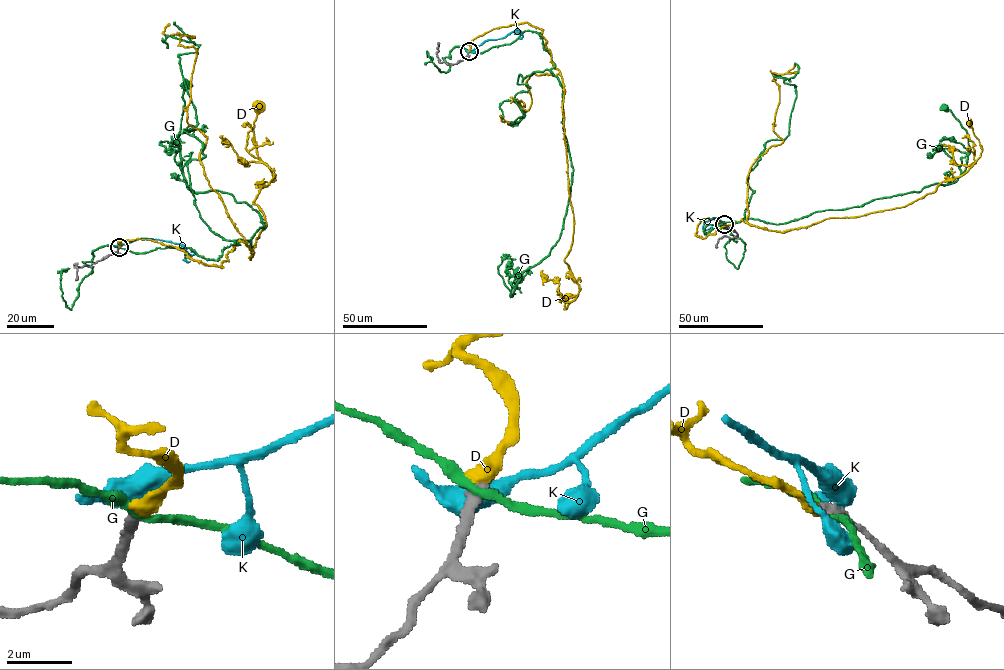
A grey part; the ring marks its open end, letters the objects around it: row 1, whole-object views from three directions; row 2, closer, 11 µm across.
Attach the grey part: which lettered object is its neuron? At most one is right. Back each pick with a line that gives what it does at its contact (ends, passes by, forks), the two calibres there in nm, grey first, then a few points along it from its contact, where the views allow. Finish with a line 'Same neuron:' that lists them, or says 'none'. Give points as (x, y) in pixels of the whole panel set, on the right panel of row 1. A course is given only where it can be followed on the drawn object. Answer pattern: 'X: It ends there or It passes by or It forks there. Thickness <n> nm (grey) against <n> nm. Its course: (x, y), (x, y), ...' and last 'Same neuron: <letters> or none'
D: It ends there. Thickness 360 nm (grey) against 420 nm. Its course: (723, 224), (703, 218), (695, 234), (740, 220), (785, 232), (905, 207), (980, 156), (969, 122)
Same neuron: D

